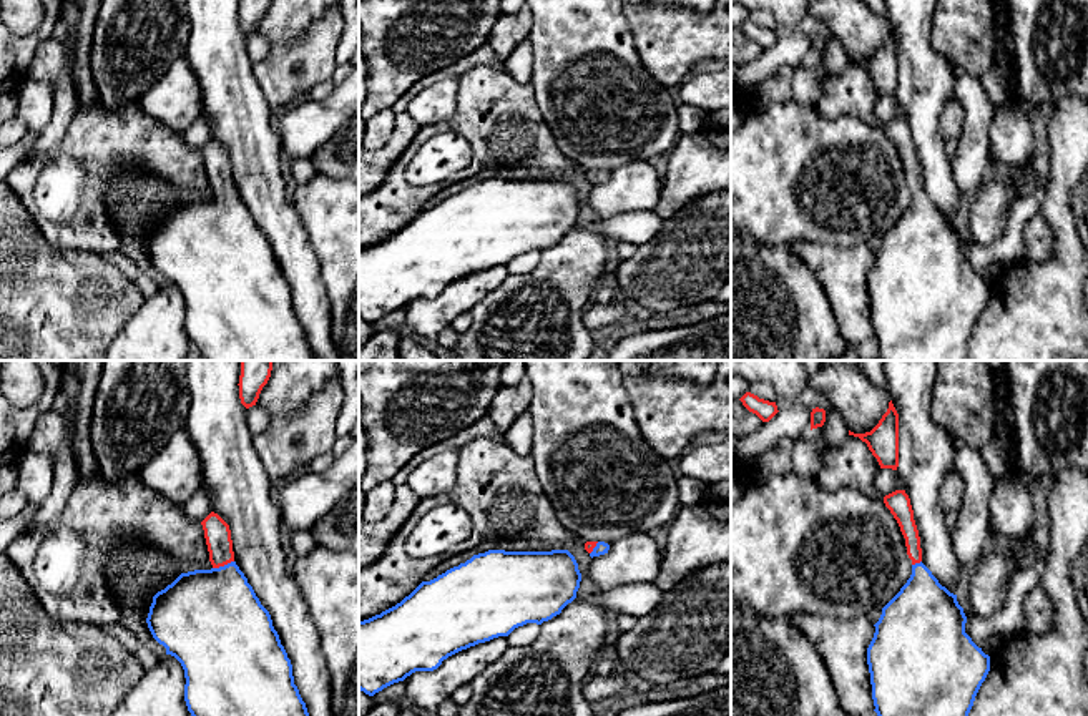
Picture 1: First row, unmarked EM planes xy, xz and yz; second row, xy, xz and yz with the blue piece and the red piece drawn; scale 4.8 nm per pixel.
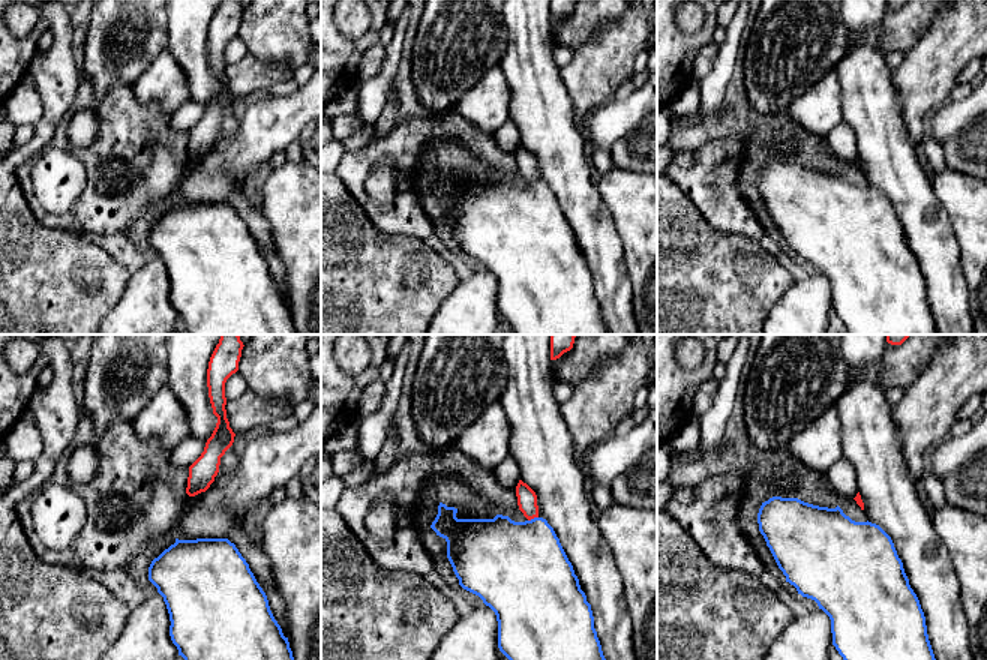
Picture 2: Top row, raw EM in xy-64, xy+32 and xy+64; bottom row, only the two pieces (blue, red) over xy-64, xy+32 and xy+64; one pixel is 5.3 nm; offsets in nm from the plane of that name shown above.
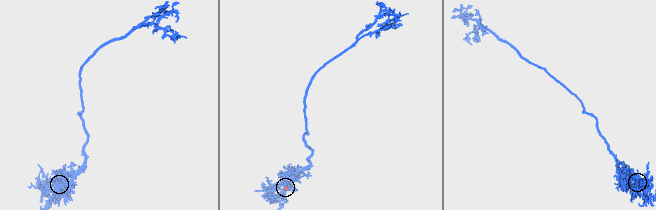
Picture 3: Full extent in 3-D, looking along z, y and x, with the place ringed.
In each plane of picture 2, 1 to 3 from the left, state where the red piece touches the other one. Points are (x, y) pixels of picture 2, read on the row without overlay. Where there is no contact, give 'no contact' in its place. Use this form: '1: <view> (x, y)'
1: no contact
2: xy+32 (534, 182)
3: no contact

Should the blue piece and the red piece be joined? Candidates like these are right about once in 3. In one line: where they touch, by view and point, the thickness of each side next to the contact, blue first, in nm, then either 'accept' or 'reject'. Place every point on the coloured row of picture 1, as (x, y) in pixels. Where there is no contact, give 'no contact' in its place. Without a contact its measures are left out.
meets blue in xy at (225, 565); 440 nm thick on the blue side, 130 nm on the other; accept

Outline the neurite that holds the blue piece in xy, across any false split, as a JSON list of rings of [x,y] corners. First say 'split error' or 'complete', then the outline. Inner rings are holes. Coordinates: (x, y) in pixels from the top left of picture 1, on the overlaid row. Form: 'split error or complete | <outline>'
split error | [[[214,512],[201,525],[213,568],[181,573],[153,596],[146,618],[153,638],[184,669],[188,711],[191,716],[309,716],[271,615],[234,562],[229,525]]]

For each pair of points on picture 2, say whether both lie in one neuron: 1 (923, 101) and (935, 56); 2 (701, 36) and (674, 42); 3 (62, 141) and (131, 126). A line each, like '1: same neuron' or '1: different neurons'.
1: same neuron
2: same neuron
3: same neuron

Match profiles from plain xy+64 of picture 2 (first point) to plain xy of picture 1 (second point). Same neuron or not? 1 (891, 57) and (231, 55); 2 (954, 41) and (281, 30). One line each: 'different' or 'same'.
1: different
2: different

